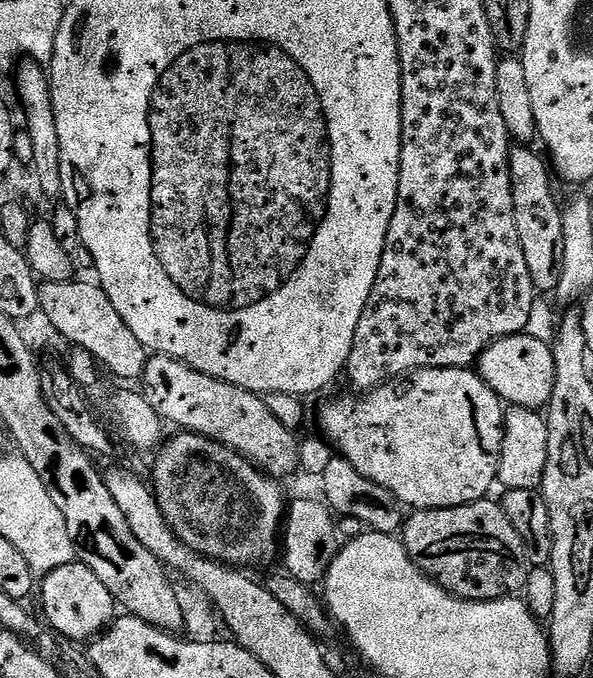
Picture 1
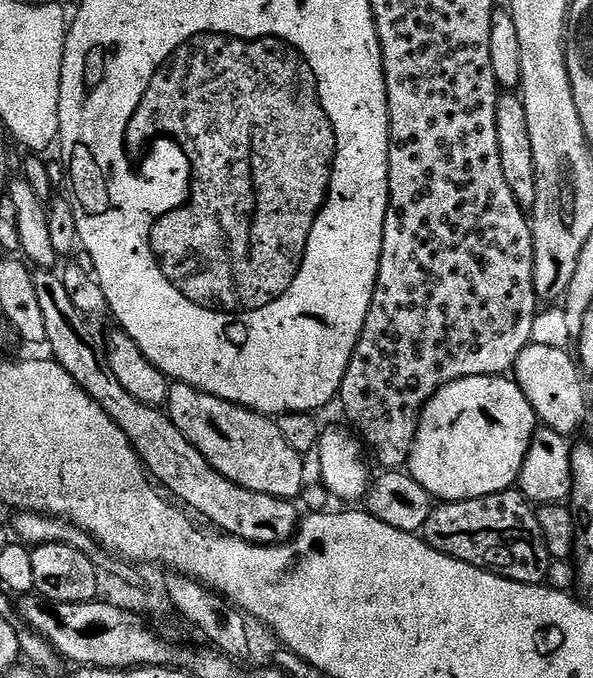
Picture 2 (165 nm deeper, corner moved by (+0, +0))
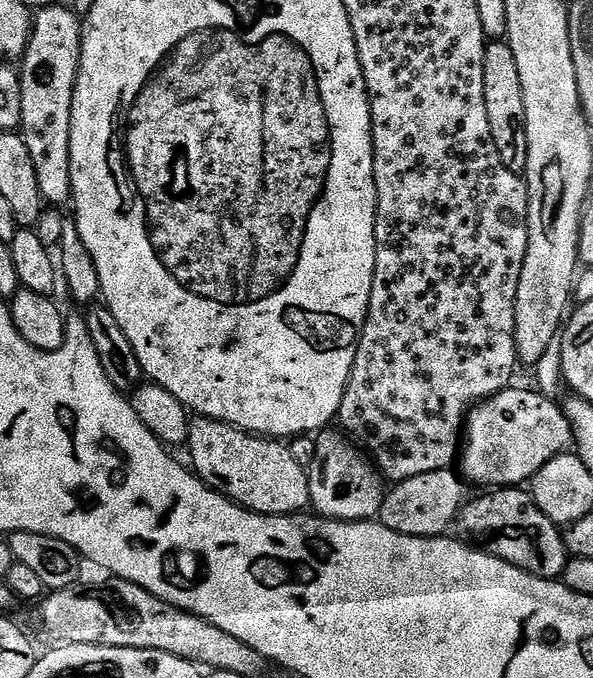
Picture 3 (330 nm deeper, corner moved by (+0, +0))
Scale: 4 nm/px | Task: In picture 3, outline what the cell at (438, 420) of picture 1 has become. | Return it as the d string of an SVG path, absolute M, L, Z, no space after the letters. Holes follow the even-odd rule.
M509 386L489 400L481 400L469 412L462 433L462 447L458 452L458 468L460 464L459 471L465 481L488 484L484 486L520 486L531 481L535 472L542 470L550 458L565 455L573 447L572 427L563 407L555 399L544 397L537 390L516 387Z

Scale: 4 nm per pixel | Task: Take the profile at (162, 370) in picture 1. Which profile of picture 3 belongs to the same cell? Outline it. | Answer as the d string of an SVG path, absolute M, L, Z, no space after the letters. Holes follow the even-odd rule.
M196 418L189 423L188 426L188 443L186 445L186 451L192 455L191 467L194 469L197 476L208 485L209 488L214 488L216 491L221 492L223 496L227 496L229 500L235 500L241 508L246 508L250 512L258 512L262 516L291 516L299 513L301 510L309 507L308 502L308 473L305 465L299 464L294 460L294 456L291 453L289 445L281 442L276 438L265 438L255 435L250 432L242 432L239 428L231 428L229 424L223 424L217 420L205 420L203 418Z

